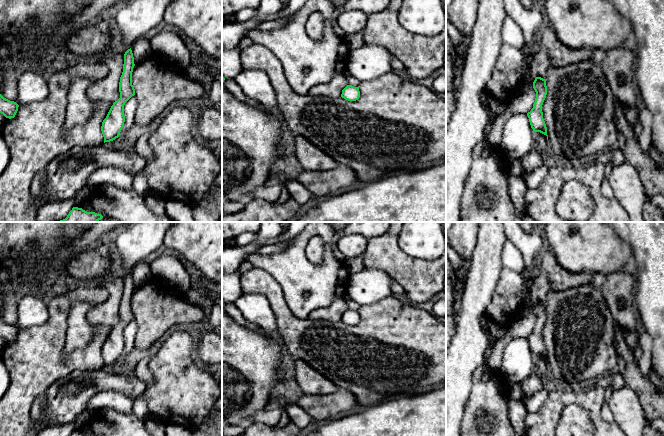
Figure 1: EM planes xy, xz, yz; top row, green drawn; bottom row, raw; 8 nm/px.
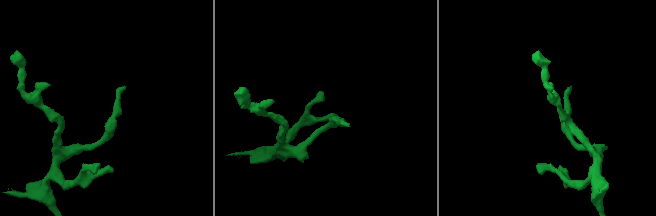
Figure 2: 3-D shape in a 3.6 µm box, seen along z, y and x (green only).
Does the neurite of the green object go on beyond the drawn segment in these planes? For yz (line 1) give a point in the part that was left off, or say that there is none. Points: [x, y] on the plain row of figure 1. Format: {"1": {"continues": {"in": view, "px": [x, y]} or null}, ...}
{"1": {"continues": null}}

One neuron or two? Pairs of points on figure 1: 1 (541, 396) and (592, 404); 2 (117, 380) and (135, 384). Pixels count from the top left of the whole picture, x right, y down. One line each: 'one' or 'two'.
1: two
2: one

